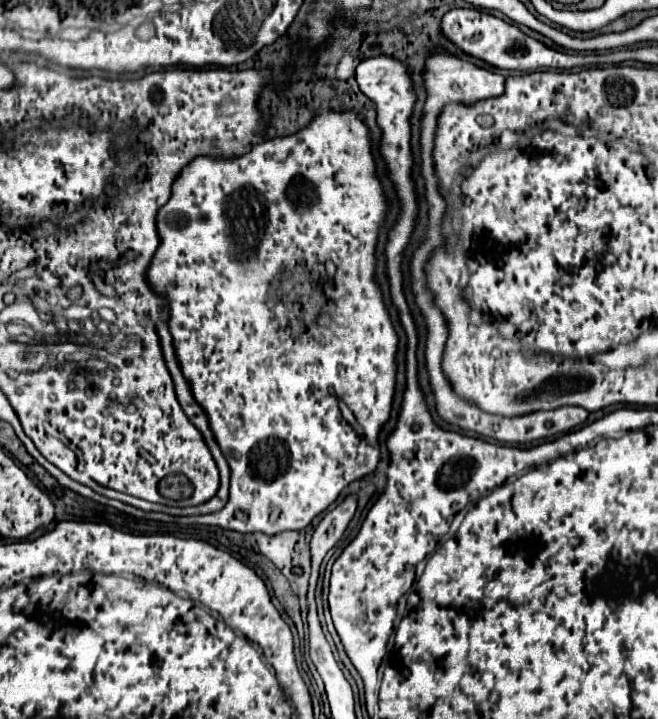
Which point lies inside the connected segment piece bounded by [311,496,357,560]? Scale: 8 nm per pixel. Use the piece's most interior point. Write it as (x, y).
(331, 528)

